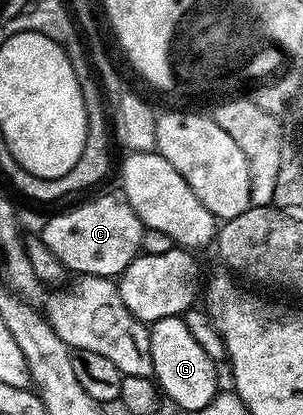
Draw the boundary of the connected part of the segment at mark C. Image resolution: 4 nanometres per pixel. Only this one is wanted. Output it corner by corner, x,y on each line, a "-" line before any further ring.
114,194
94,198
63,214
54,214
43,224
40,236
44,244
56,252
67,271
78,276
91,274
117,279
126,271
133,258
138,257
142,250
143,224
134,209
126,203
126,199

